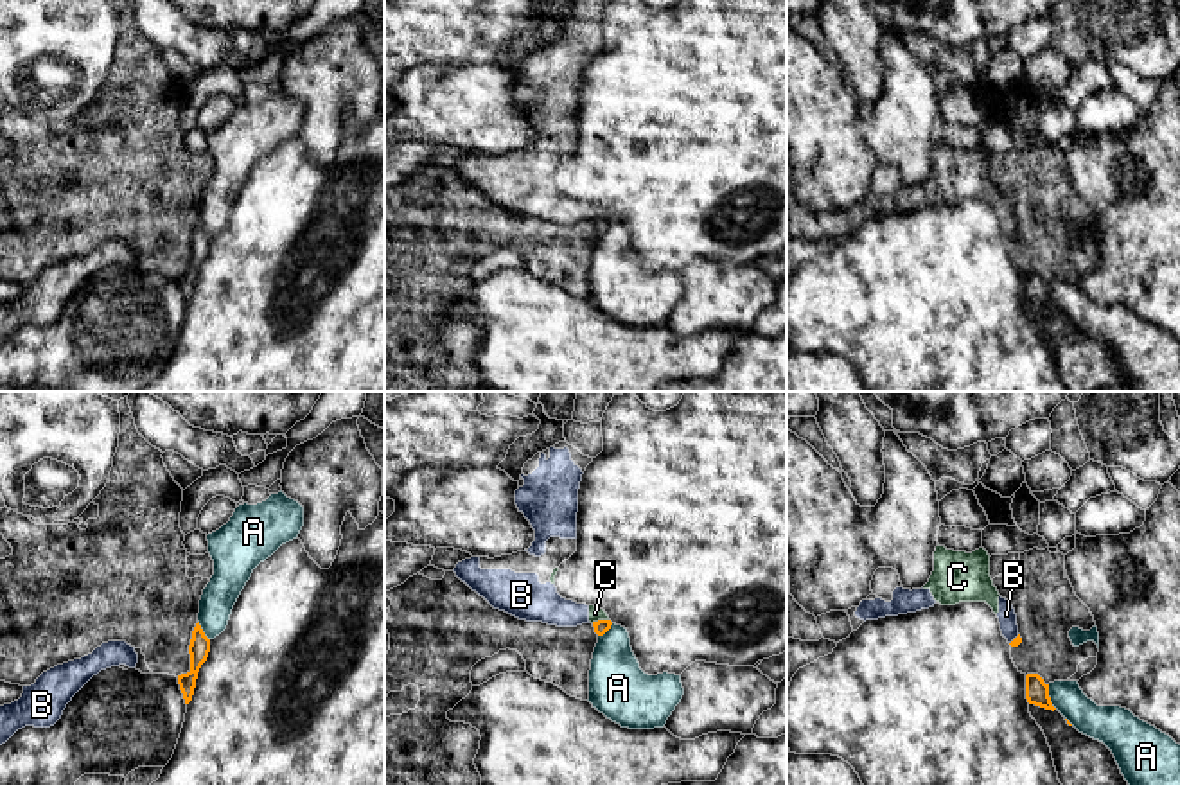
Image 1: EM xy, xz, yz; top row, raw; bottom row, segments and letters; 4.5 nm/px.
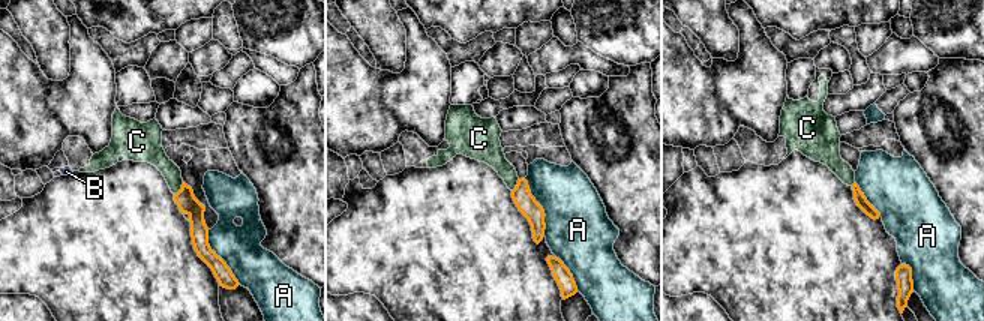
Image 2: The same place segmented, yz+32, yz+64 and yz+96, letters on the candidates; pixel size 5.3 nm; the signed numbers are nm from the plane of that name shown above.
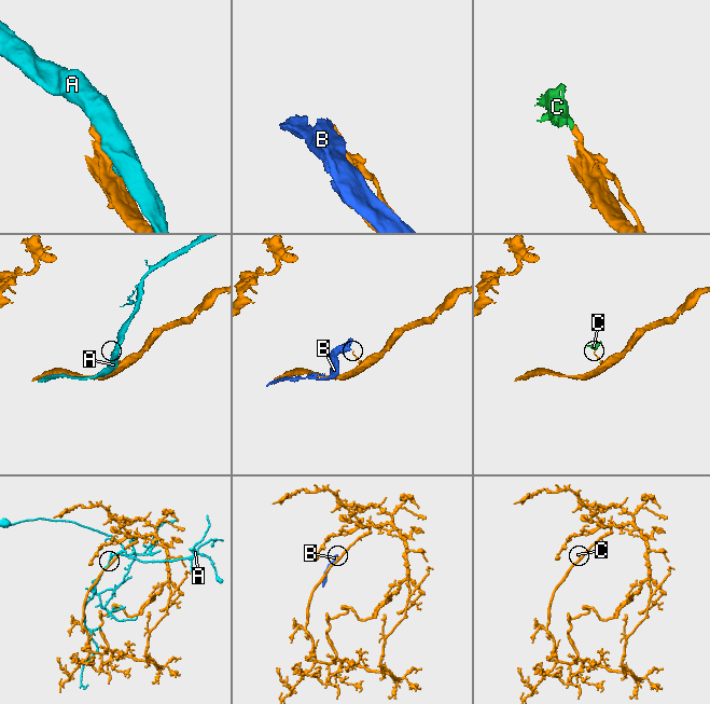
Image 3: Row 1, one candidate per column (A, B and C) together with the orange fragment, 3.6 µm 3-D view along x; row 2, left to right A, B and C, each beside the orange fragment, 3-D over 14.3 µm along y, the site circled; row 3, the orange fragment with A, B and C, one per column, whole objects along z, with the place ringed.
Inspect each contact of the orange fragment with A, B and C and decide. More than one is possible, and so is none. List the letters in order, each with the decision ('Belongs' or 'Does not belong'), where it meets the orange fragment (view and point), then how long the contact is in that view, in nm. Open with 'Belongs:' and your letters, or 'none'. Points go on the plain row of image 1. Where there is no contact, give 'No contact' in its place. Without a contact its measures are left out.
Belongs: none
A: Does not belong. Touches orange at yz (1049, 295). Shared border 120 nm
B: Does not belong. Touches orange at yz (1013, 238). Shared border 60 nm
C: Does not belong. Touches orange at xz (598, 218). Shared border 80 nm

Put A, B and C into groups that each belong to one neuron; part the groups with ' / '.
A / B C

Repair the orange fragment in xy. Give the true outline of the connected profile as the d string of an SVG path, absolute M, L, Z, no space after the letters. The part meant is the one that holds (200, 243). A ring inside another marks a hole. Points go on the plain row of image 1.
M199 219L196 221L192 228L192 237L189 243L190 251L190 268L187 271L178 273L178 282L183 291L185 302L192 298L196 277L201 262L207 259L210 250L210 237L205 234Z

